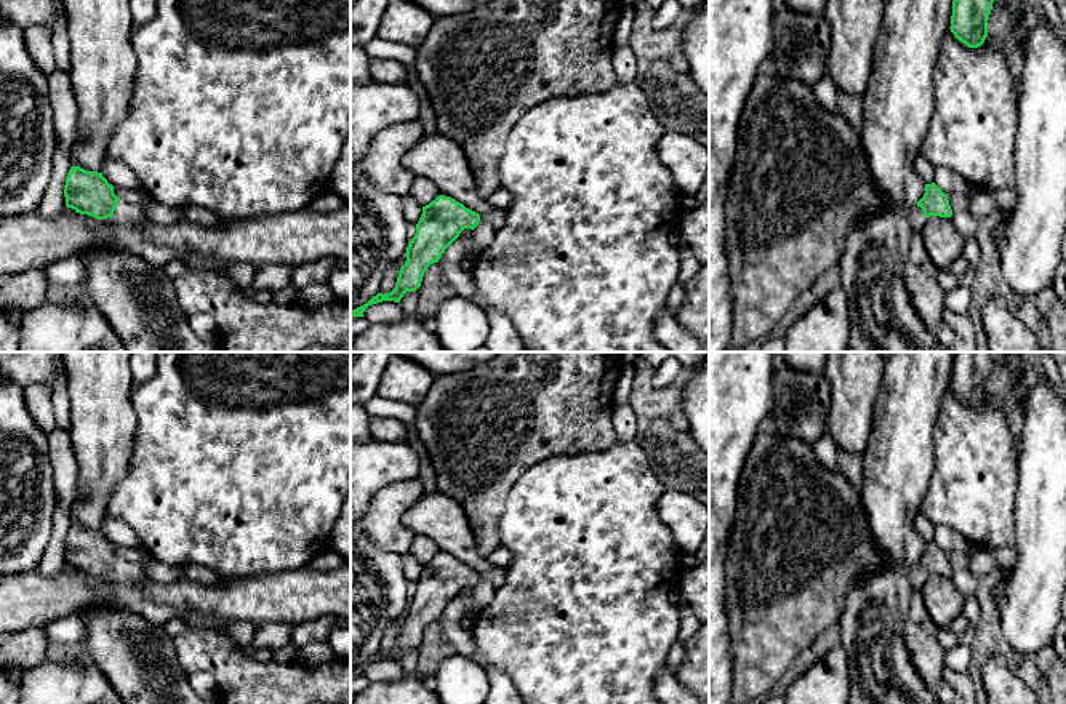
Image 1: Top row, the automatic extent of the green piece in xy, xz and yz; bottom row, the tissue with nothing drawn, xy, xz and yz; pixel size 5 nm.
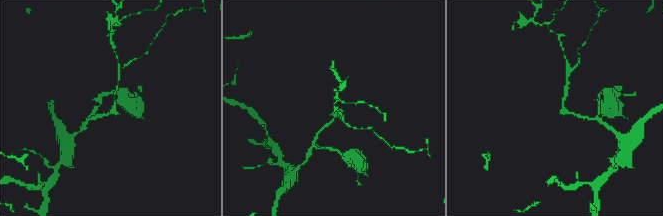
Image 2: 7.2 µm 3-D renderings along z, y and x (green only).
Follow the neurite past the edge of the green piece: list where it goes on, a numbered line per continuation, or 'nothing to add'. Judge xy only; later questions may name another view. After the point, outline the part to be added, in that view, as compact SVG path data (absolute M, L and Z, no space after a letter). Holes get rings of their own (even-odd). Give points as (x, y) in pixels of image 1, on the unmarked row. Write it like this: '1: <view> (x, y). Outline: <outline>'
1: xy (127, 570). Outline: M120 557L114 573L109 576L118 582L150 582L144 573L146 565L130 557Z

